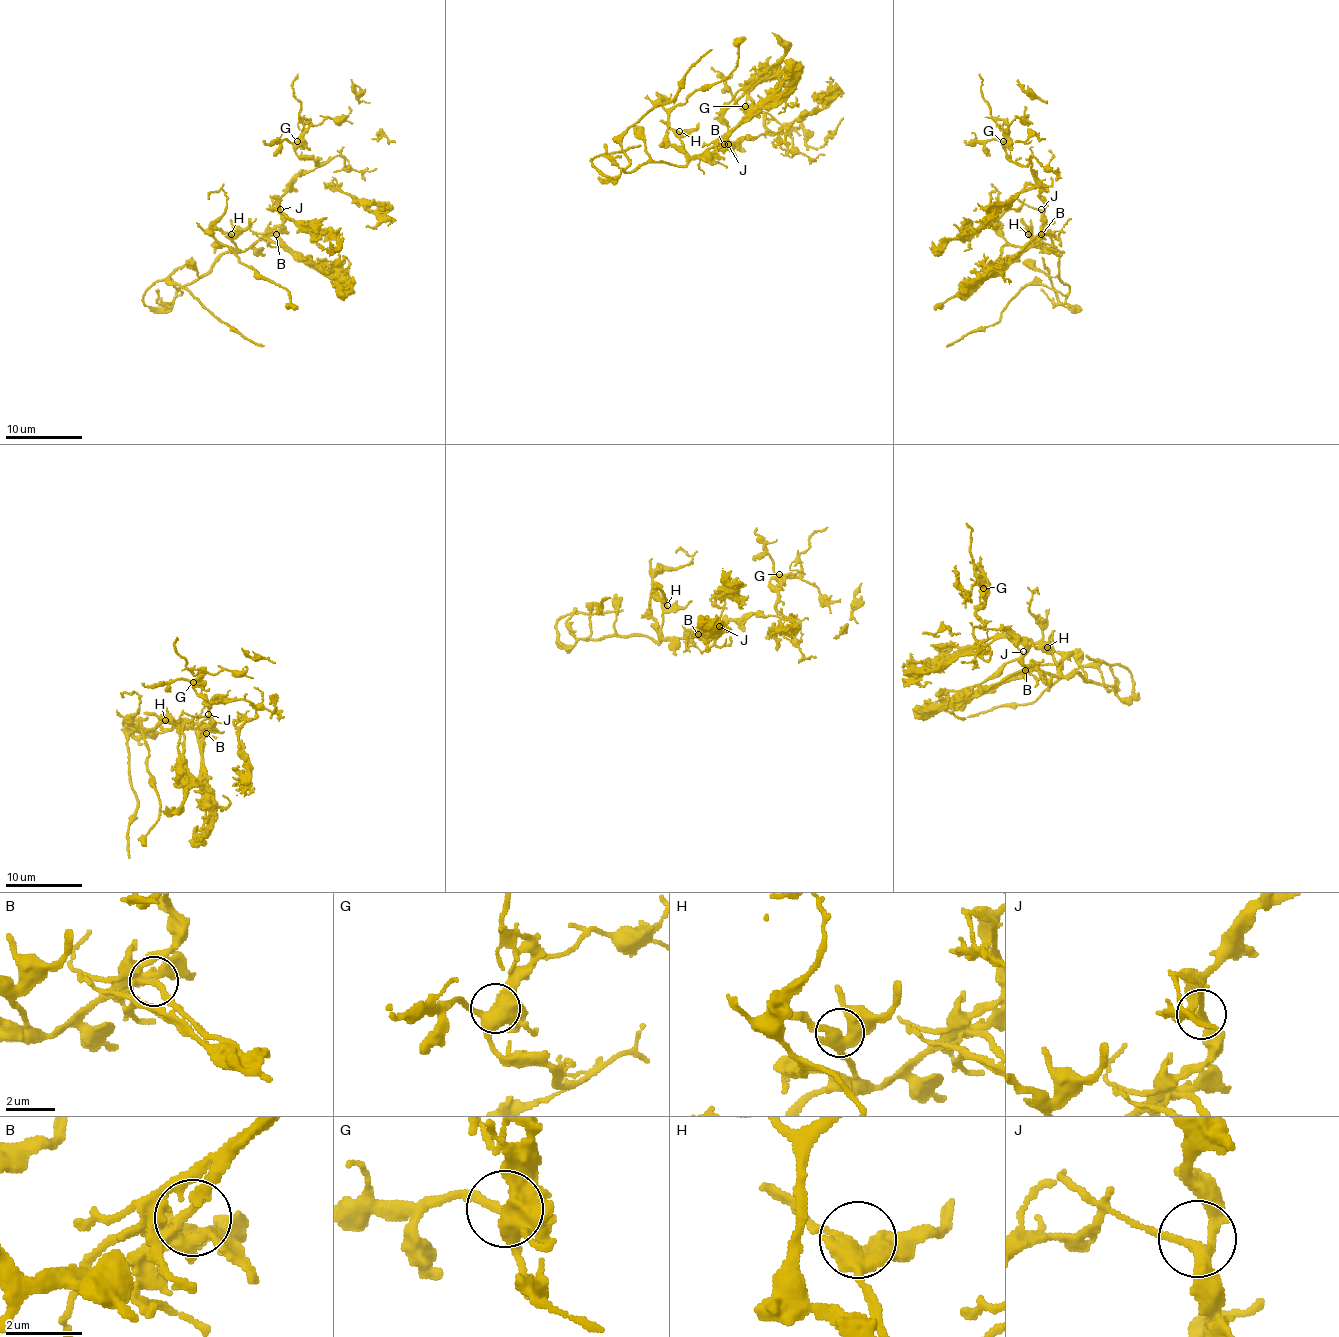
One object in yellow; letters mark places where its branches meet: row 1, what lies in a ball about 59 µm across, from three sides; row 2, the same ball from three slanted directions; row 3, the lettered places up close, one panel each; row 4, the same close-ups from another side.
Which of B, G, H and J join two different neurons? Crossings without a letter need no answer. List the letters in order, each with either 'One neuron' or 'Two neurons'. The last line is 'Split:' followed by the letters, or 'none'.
B: One neuron
G: One neuron
H: One neuron
J: One neuron
Split: none

